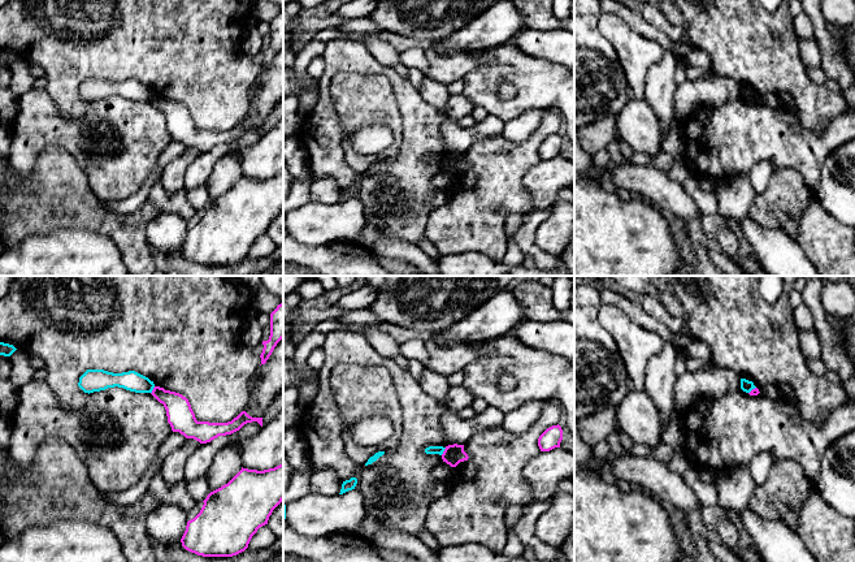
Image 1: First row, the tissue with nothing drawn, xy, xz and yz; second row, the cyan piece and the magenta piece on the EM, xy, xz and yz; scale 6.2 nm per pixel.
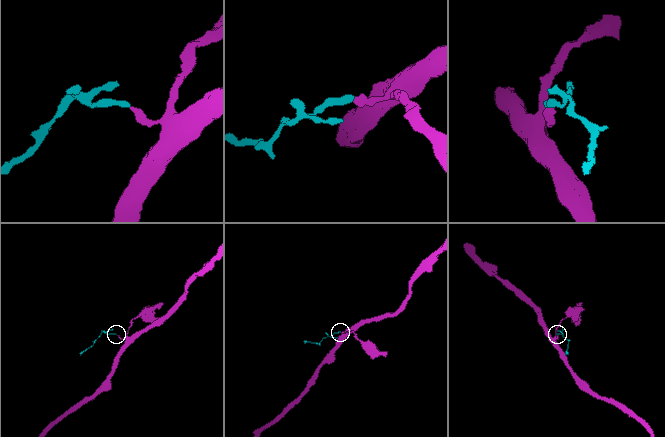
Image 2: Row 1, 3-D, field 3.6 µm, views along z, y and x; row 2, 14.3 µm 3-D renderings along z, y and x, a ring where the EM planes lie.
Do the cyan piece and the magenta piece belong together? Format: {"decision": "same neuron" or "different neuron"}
{"decision": "different neuron"}

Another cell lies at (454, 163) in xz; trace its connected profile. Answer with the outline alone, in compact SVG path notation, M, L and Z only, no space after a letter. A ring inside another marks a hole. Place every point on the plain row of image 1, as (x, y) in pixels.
M448 154L446 155L442 168L451 176L456 176L460 170L468 169L468 163L464 160L464 154Z

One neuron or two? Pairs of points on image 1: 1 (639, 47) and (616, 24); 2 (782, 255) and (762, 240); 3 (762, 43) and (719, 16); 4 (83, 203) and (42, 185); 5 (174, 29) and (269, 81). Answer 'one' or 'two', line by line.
1: one
2: one
3: one
4: one
5: two

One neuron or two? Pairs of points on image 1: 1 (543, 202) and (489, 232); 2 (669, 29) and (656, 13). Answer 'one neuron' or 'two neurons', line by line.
1: two neurons
2: one neuron

